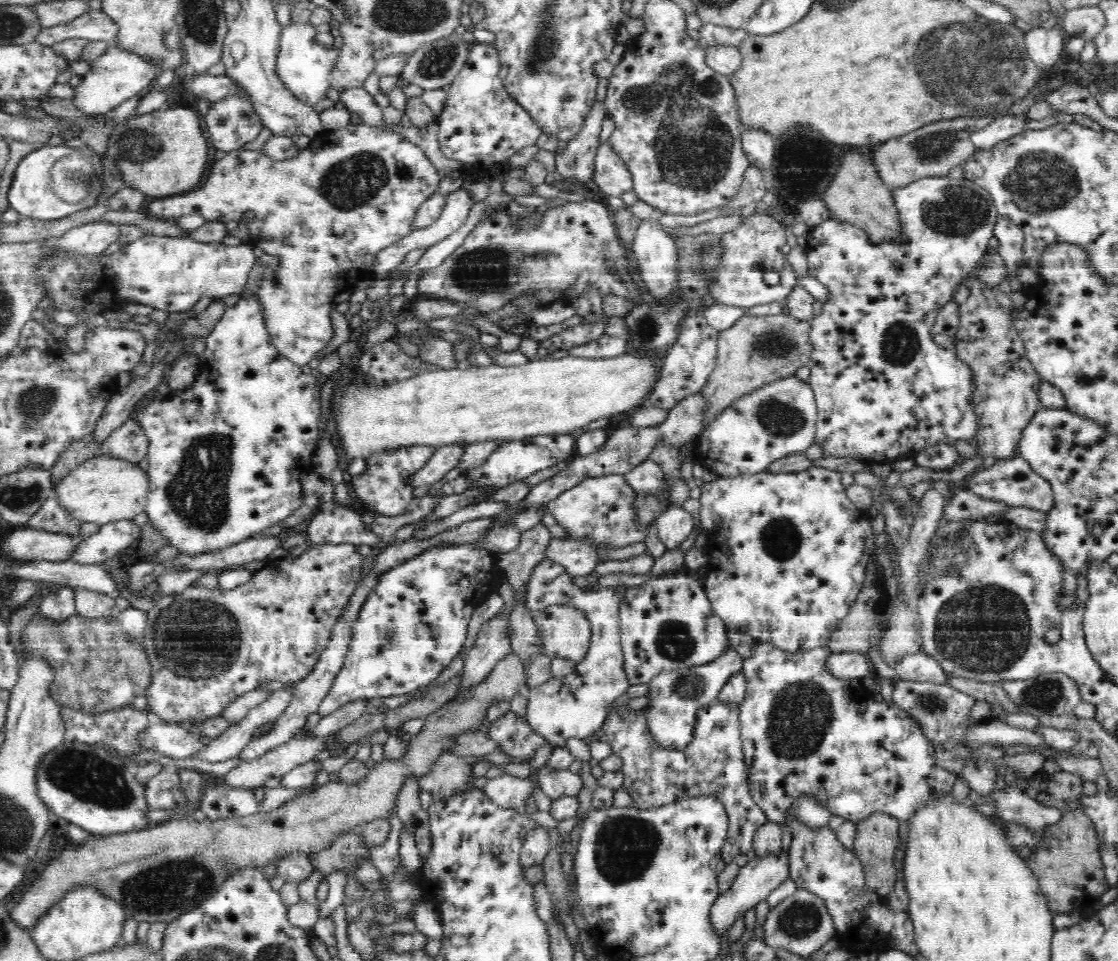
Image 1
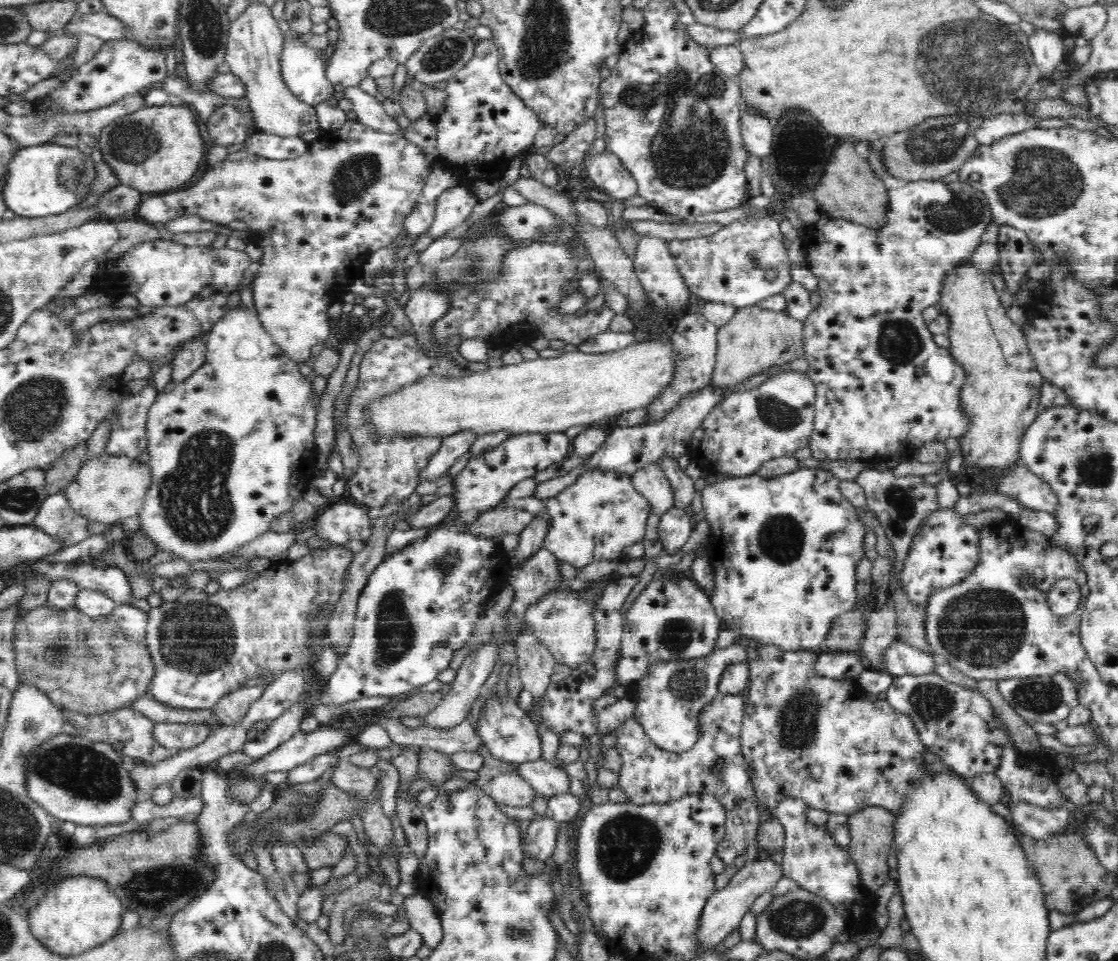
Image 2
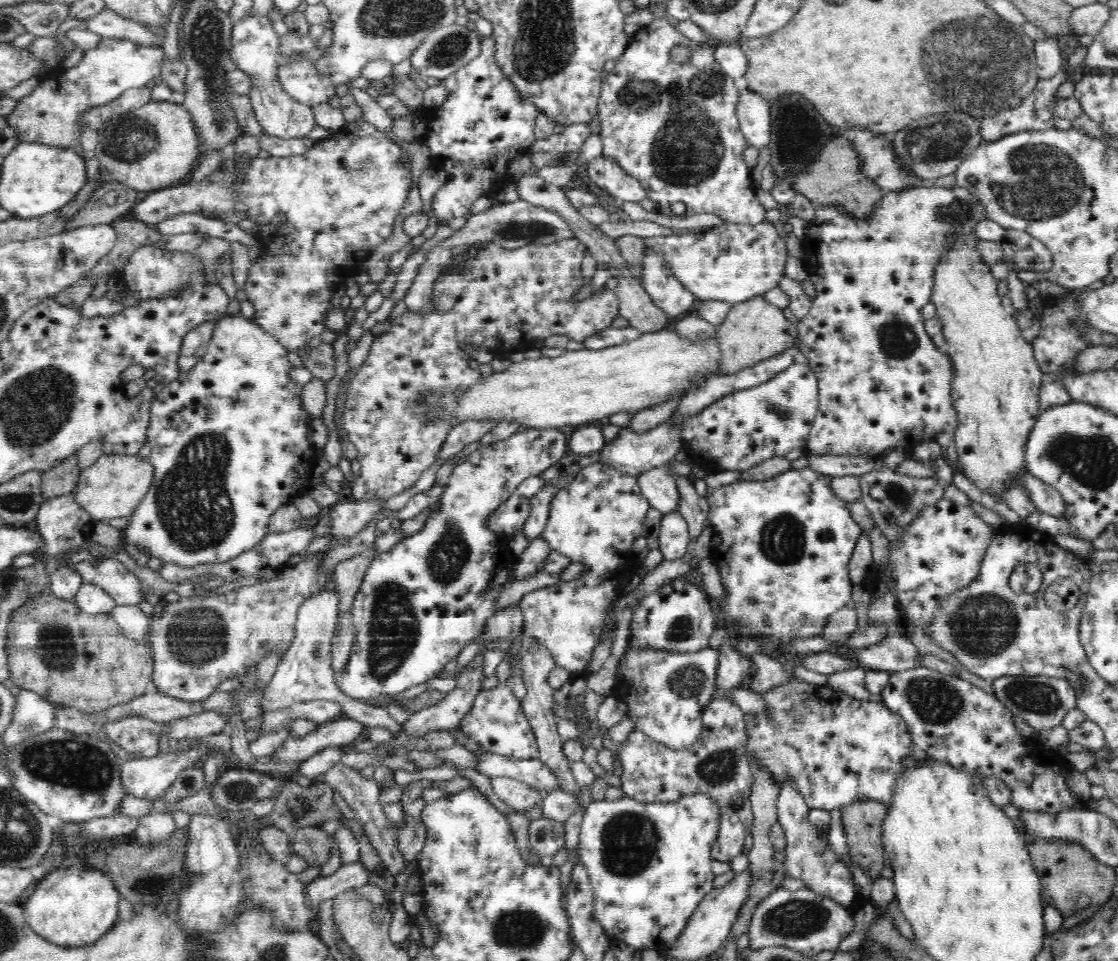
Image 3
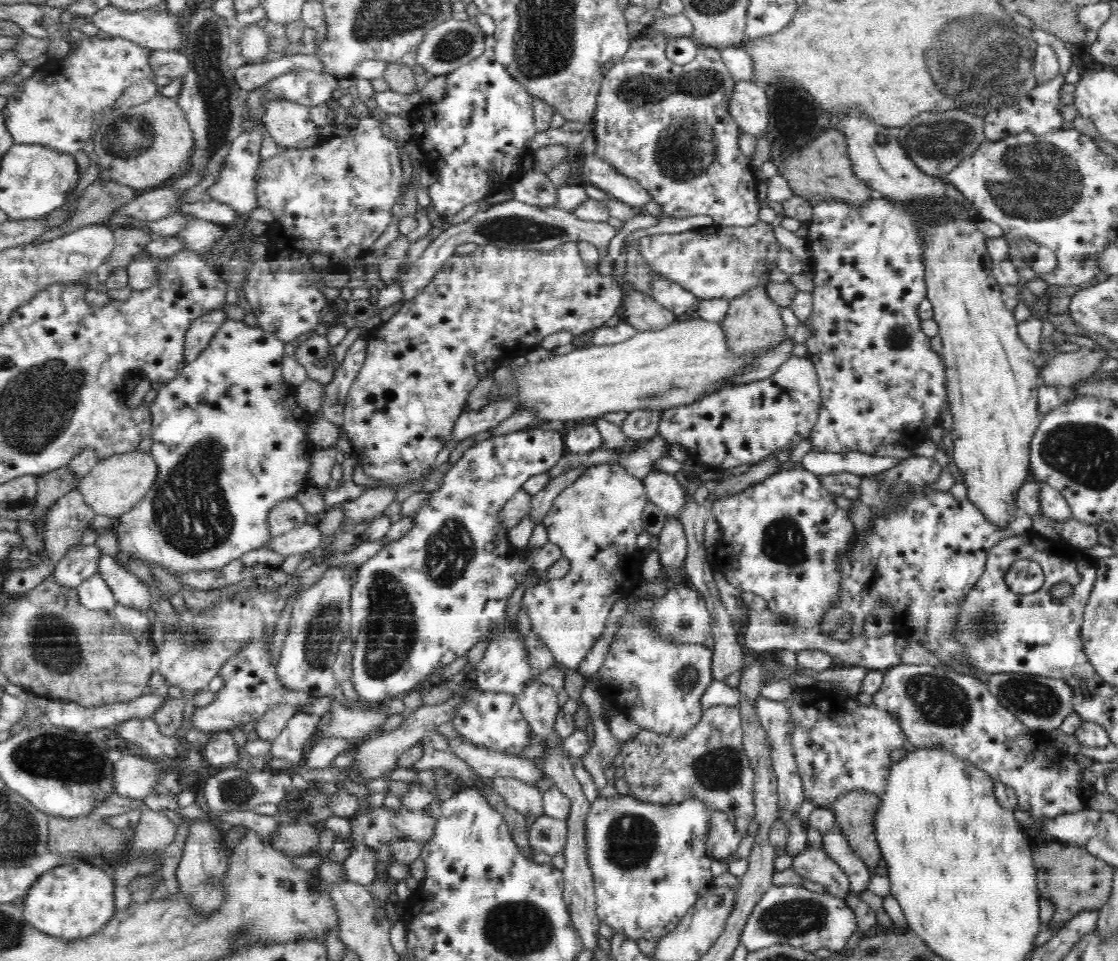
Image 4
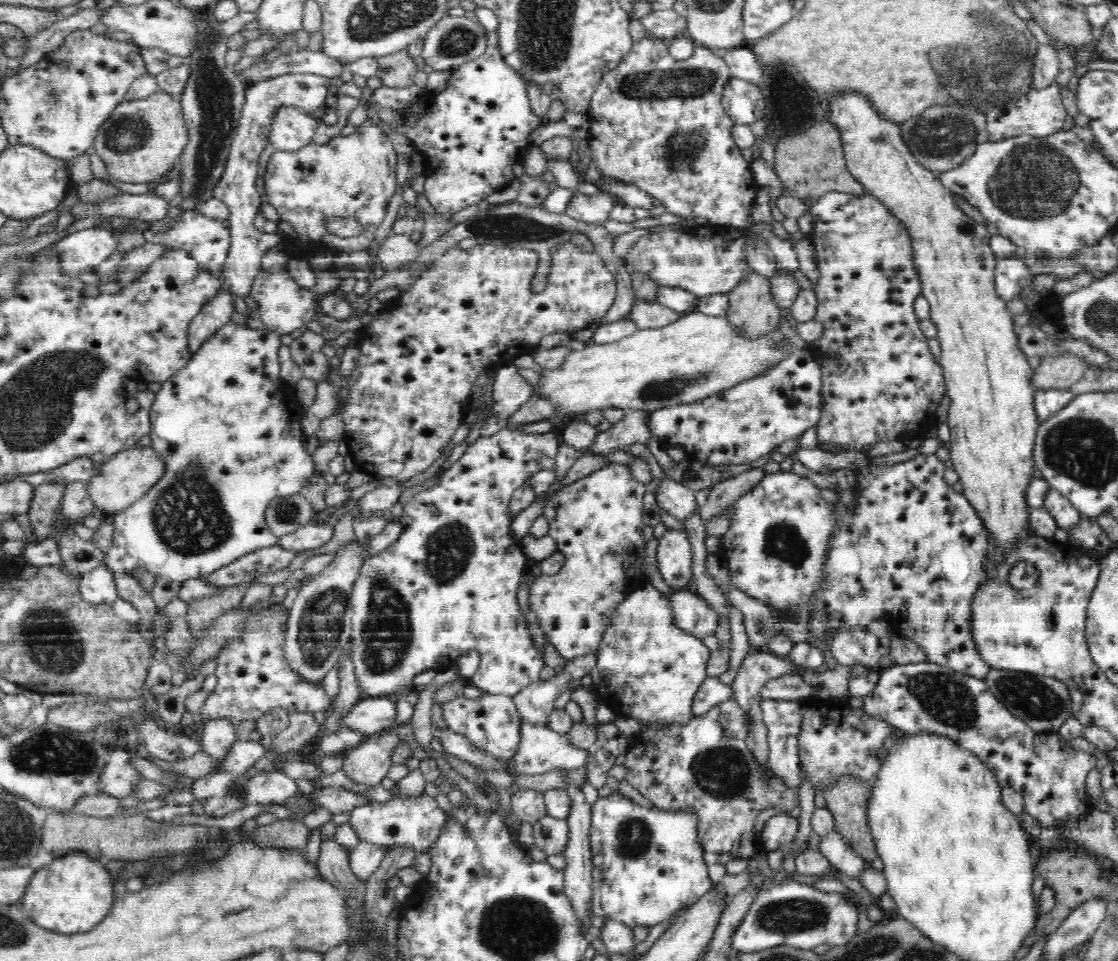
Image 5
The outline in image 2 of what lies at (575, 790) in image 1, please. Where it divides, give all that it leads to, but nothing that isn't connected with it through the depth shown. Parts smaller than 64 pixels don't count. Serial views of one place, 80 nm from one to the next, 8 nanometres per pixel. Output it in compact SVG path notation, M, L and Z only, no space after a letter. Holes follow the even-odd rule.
M544 758L524 763L514 772L518 772L530 782L536 794L546 796L548 799L570 793L572 780L566 769L558 768Z

